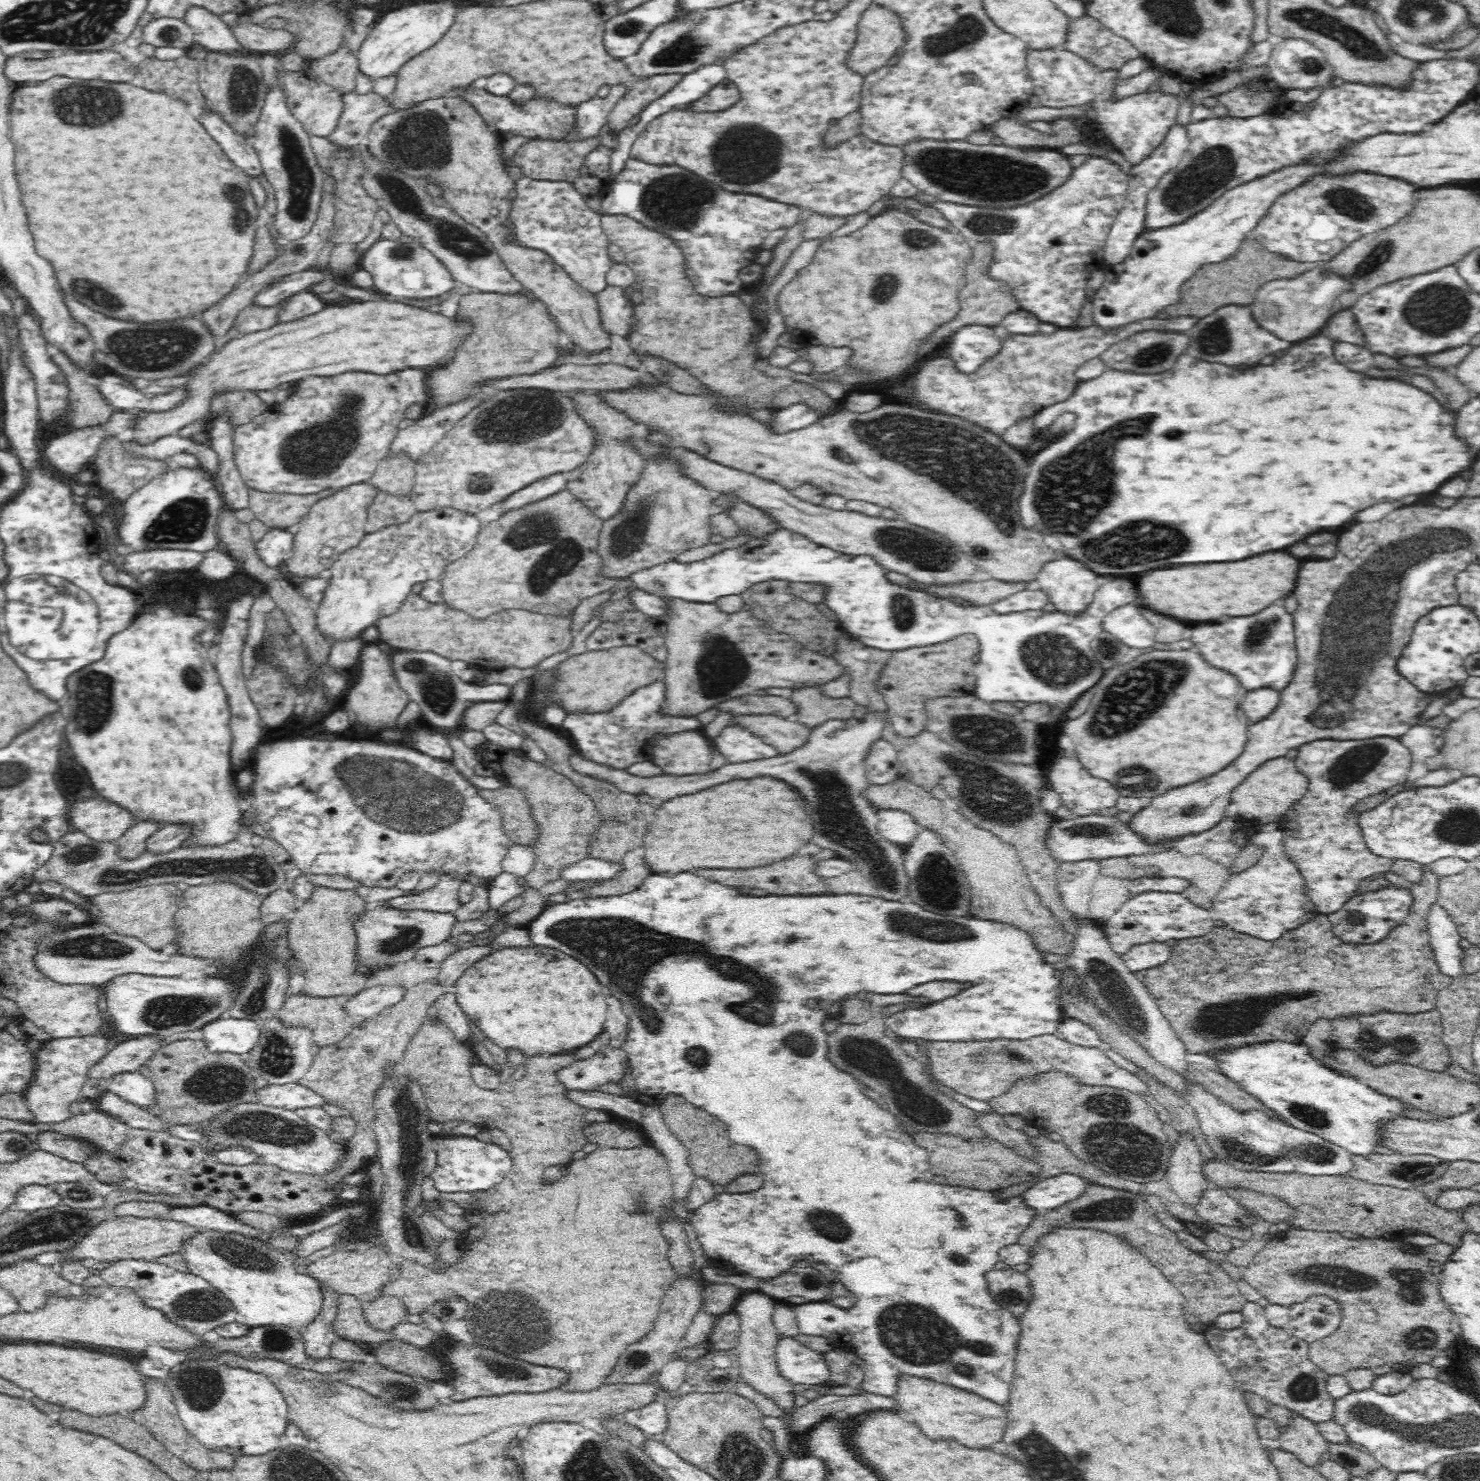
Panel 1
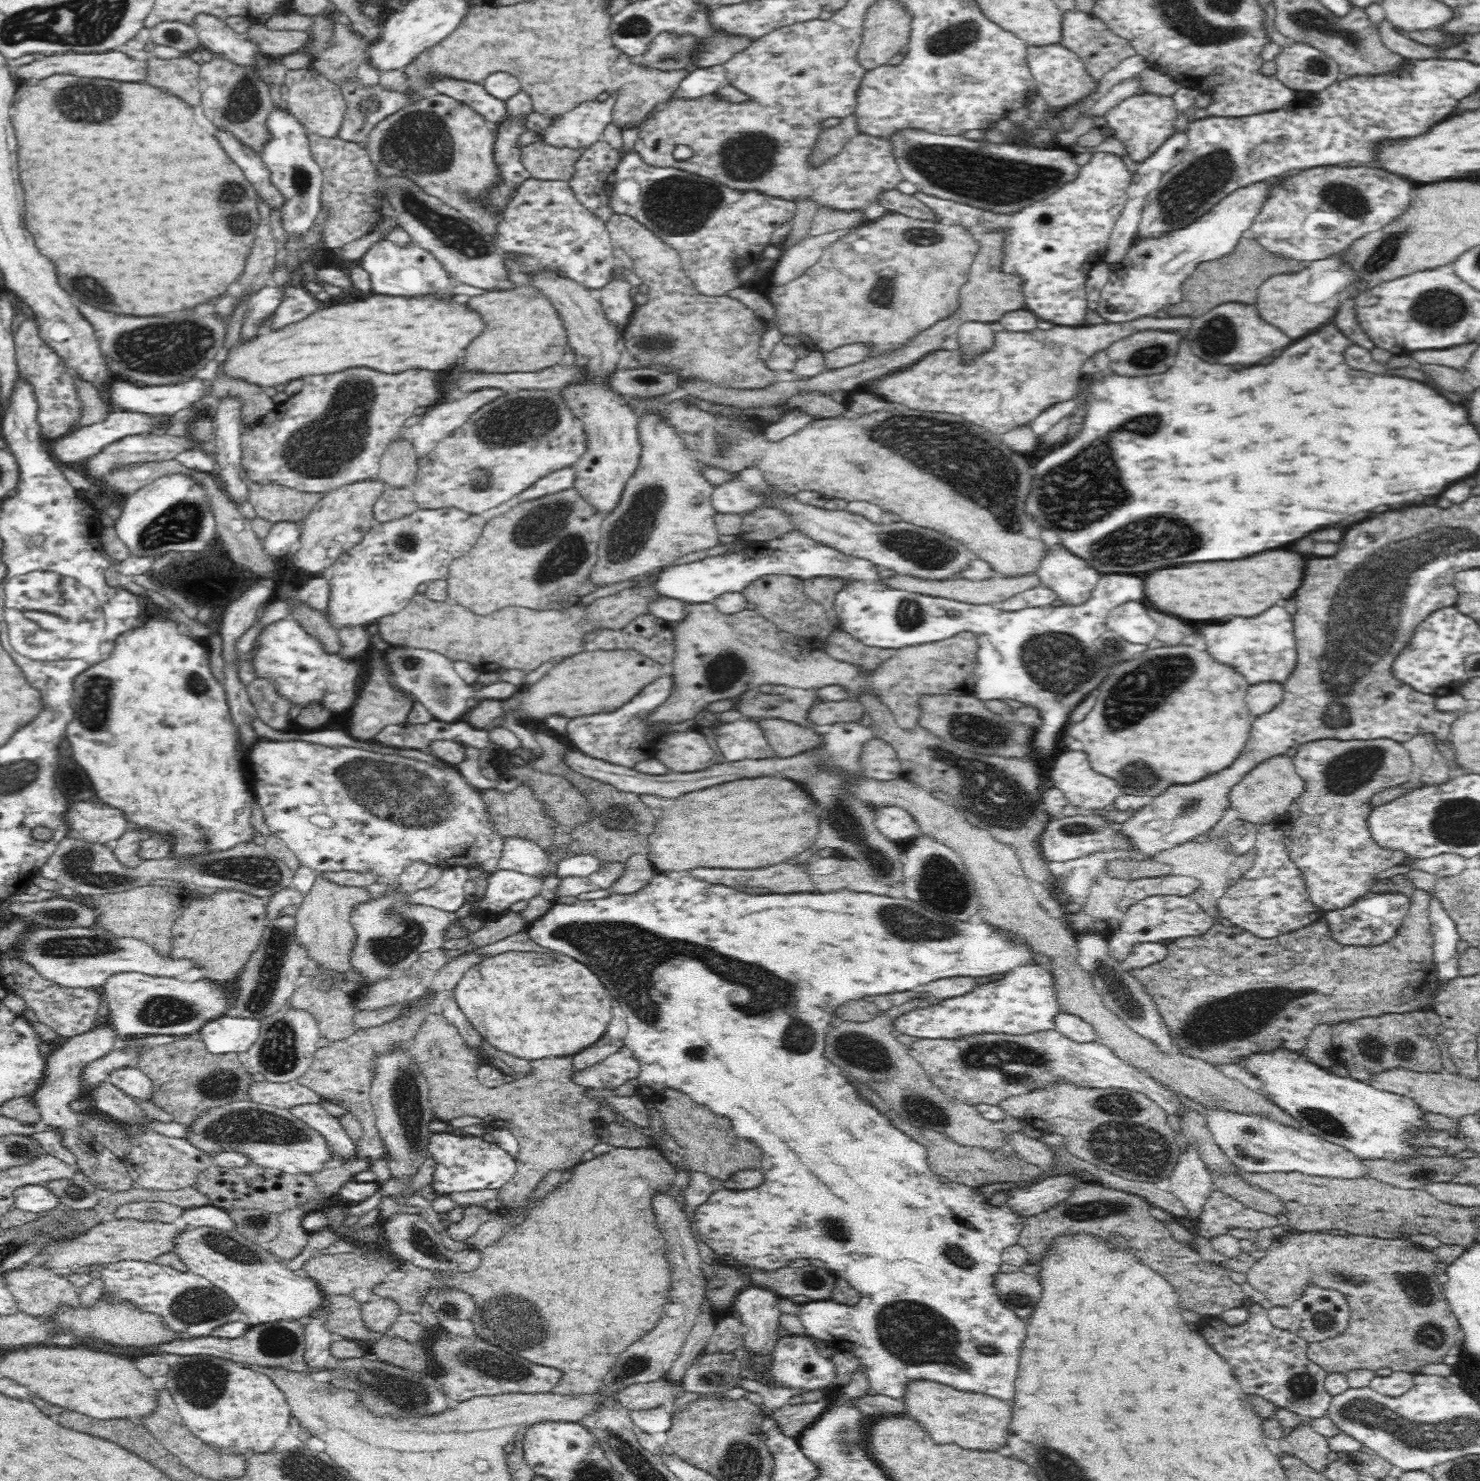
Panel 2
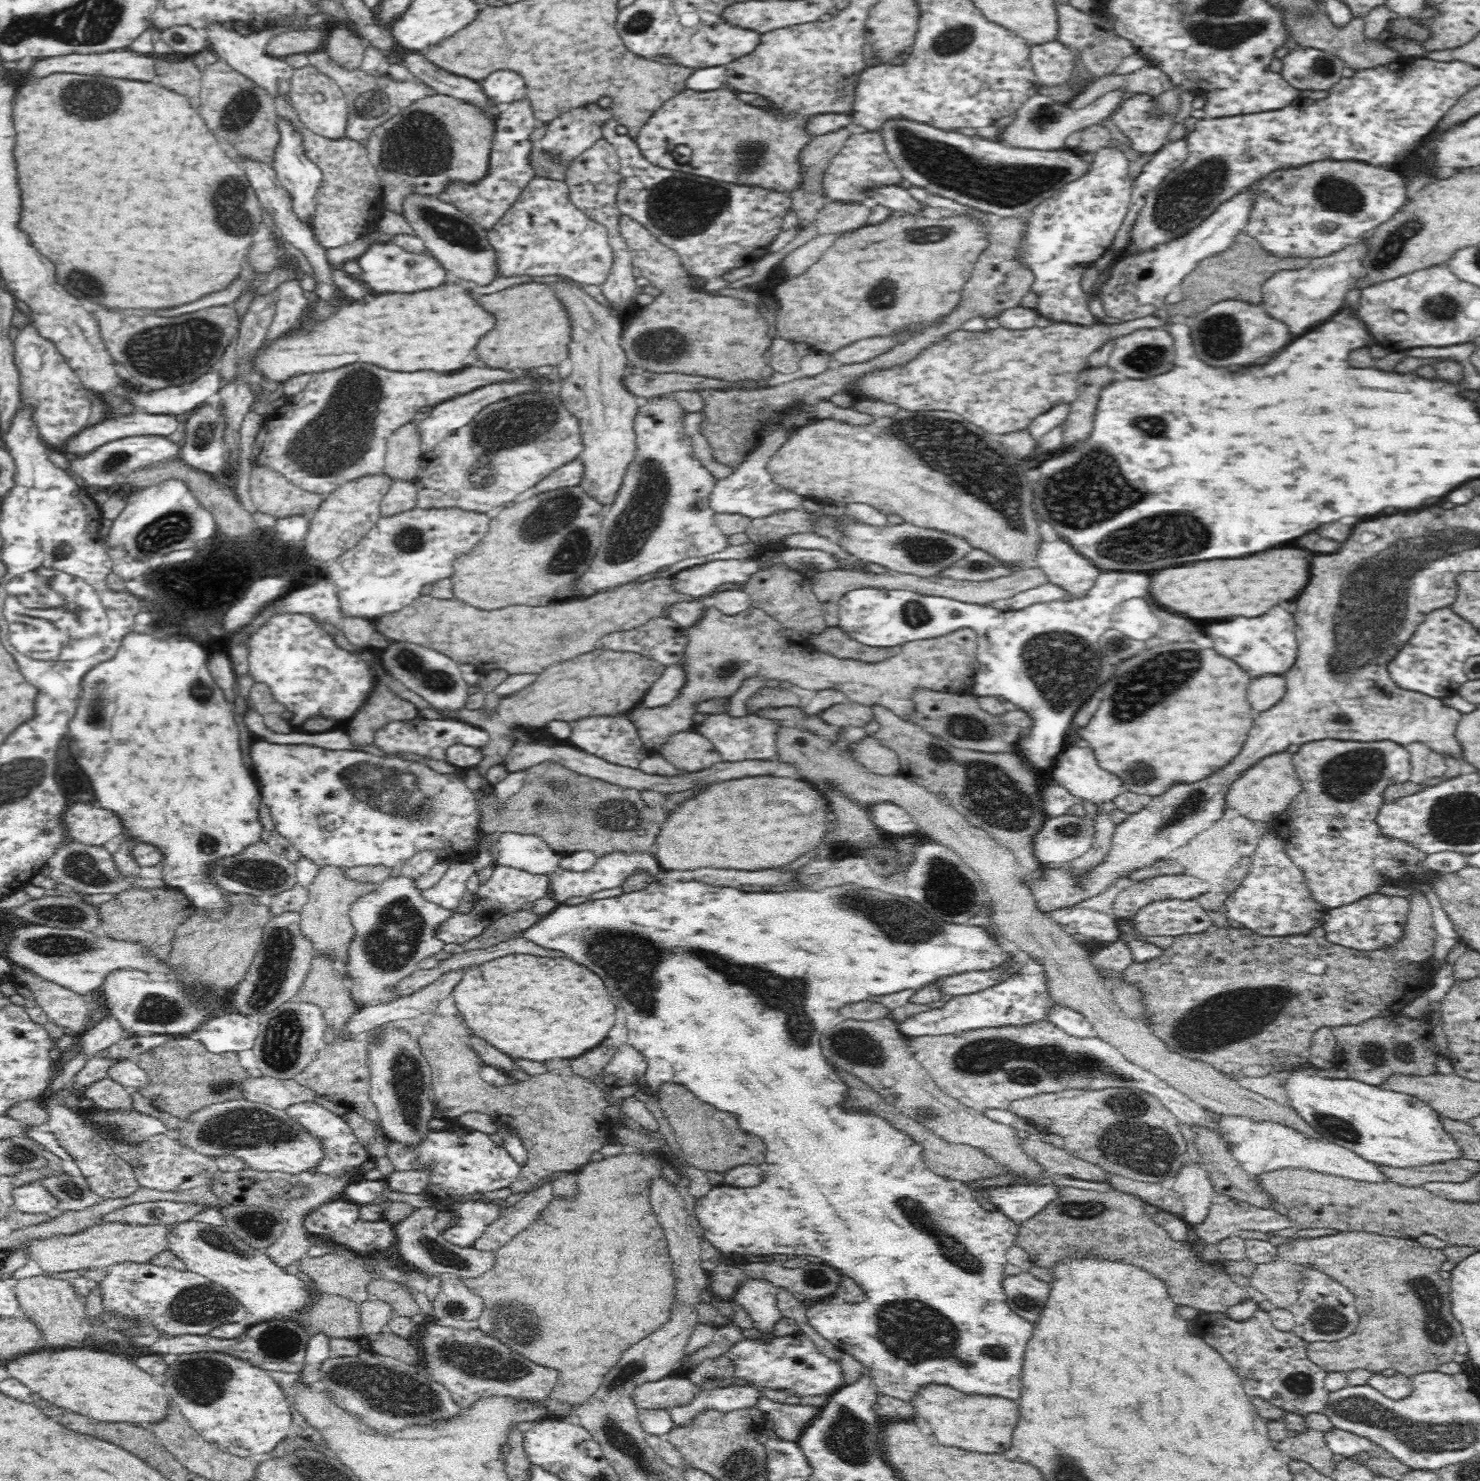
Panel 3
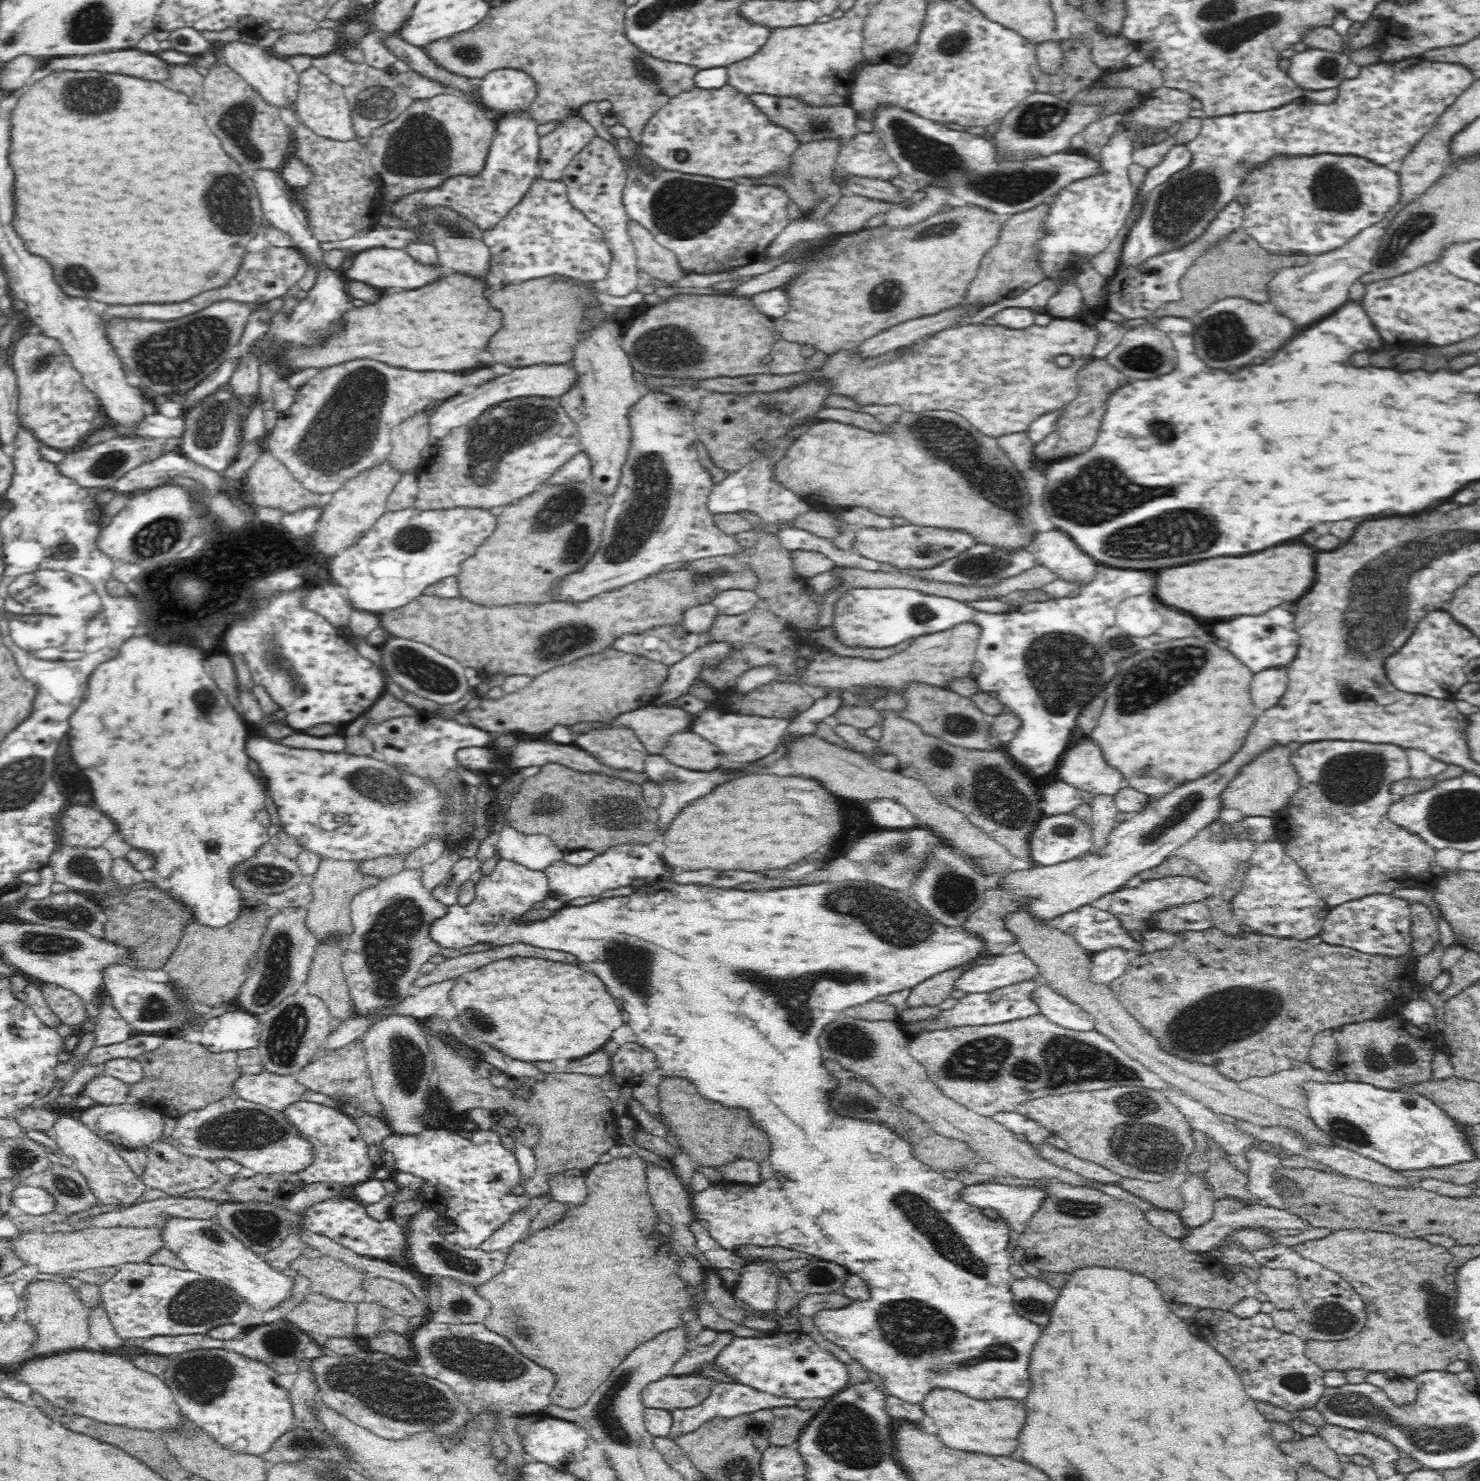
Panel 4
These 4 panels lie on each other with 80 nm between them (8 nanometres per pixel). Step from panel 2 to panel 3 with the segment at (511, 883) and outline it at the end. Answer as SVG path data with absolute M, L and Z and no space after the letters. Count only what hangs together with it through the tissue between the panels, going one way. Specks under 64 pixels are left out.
M496 864L491 877L484 884L480 884L472 910L468 914L460 914L454 911L448 921L438 928L438 939L442 939L444 944L457 943L463 945L471 938L482 933L486 925L493 923L496 920L494 919L494 914L517 911L524 903L546 896L548 887L548 875L530 874L517 868L508 868L507 866Z

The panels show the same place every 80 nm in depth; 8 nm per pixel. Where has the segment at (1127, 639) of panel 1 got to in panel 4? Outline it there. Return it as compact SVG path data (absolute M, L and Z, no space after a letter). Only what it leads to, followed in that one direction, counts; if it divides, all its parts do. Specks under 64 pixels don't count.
M1132 596L1122 600L1115 612L1115 624L1130 636L1150 636L1157 632L1162 618L1150 596Z

